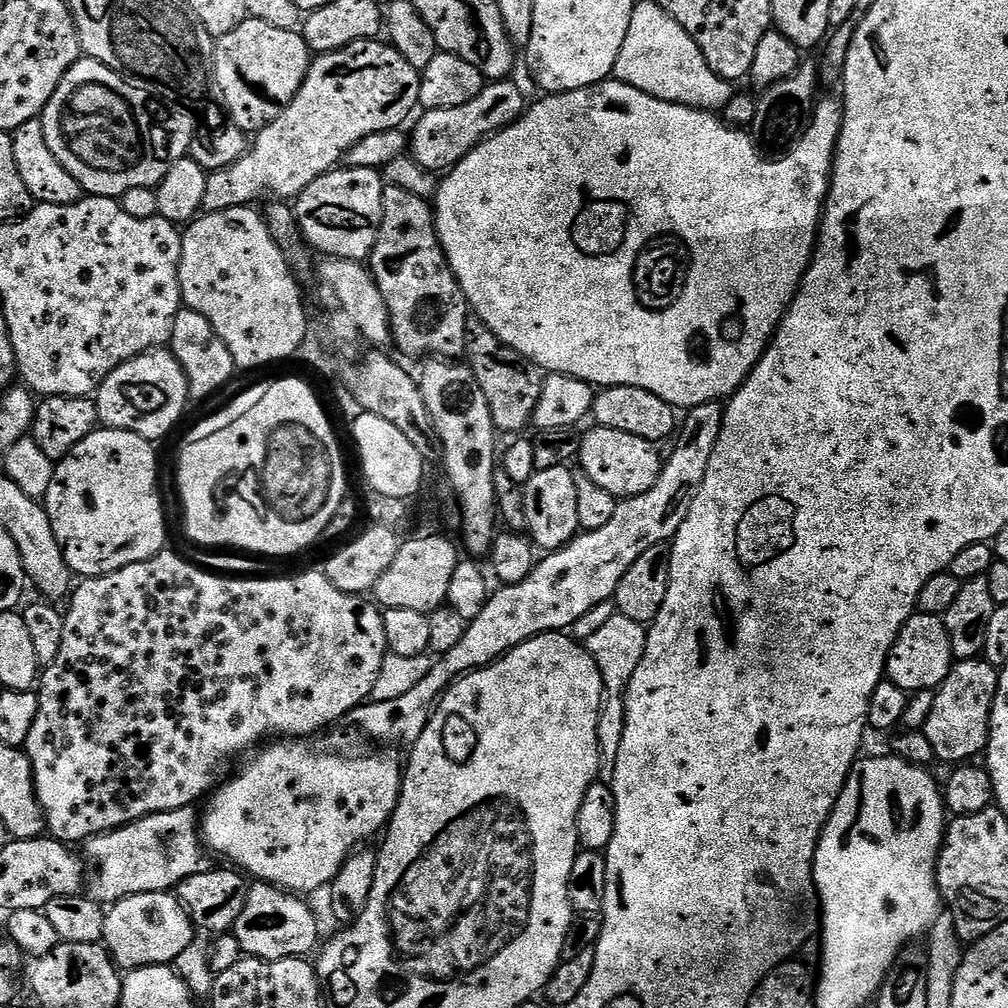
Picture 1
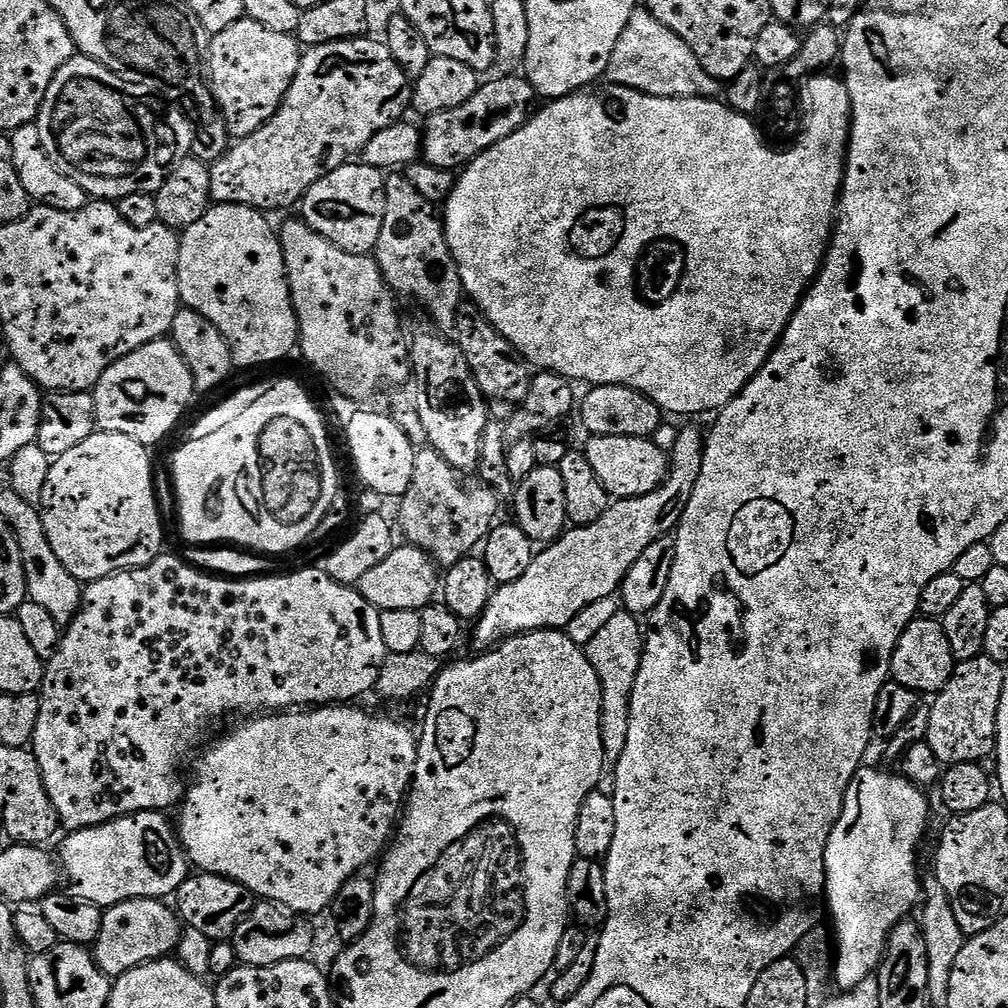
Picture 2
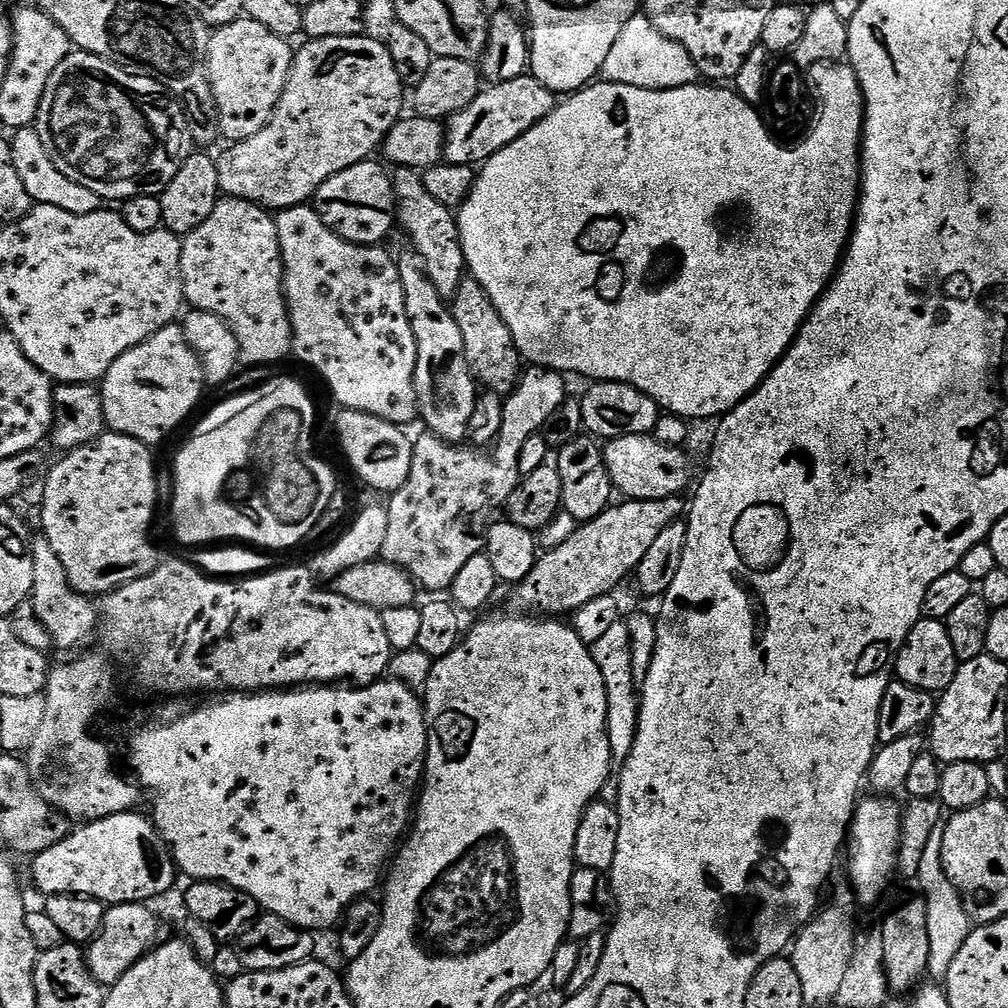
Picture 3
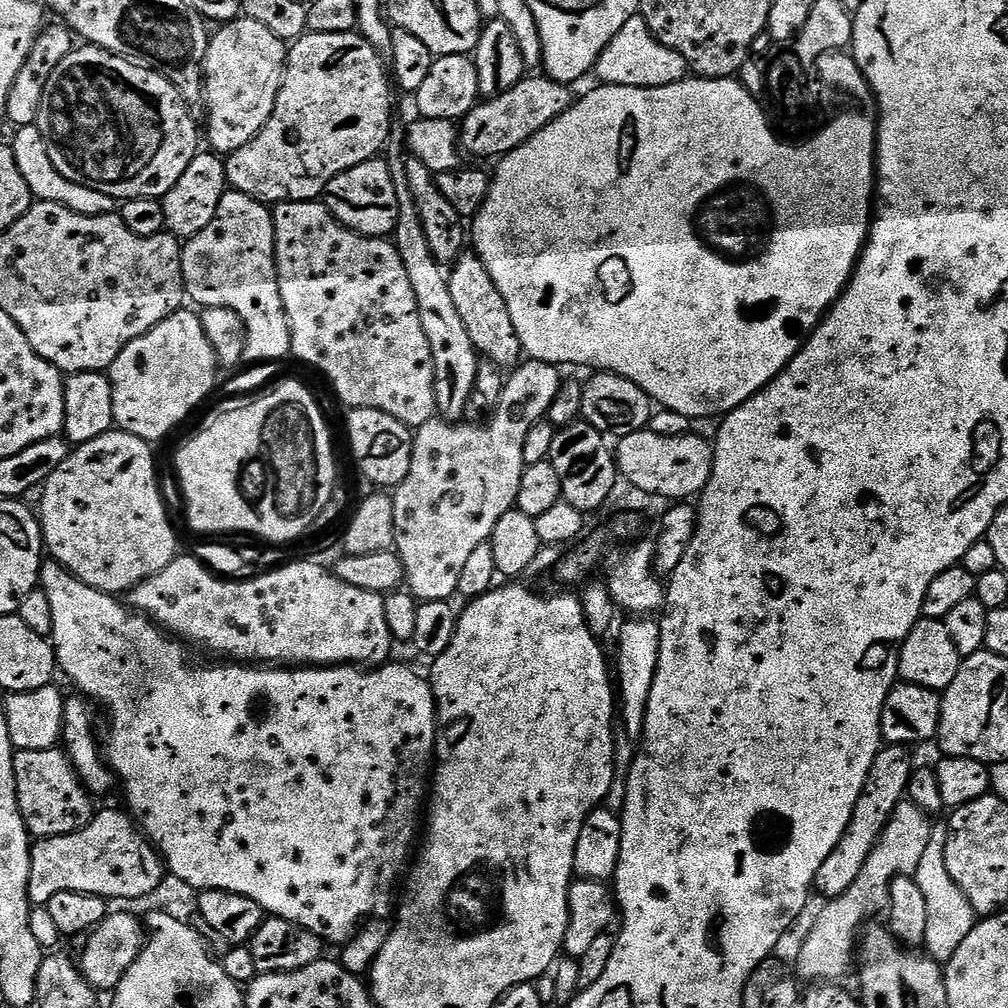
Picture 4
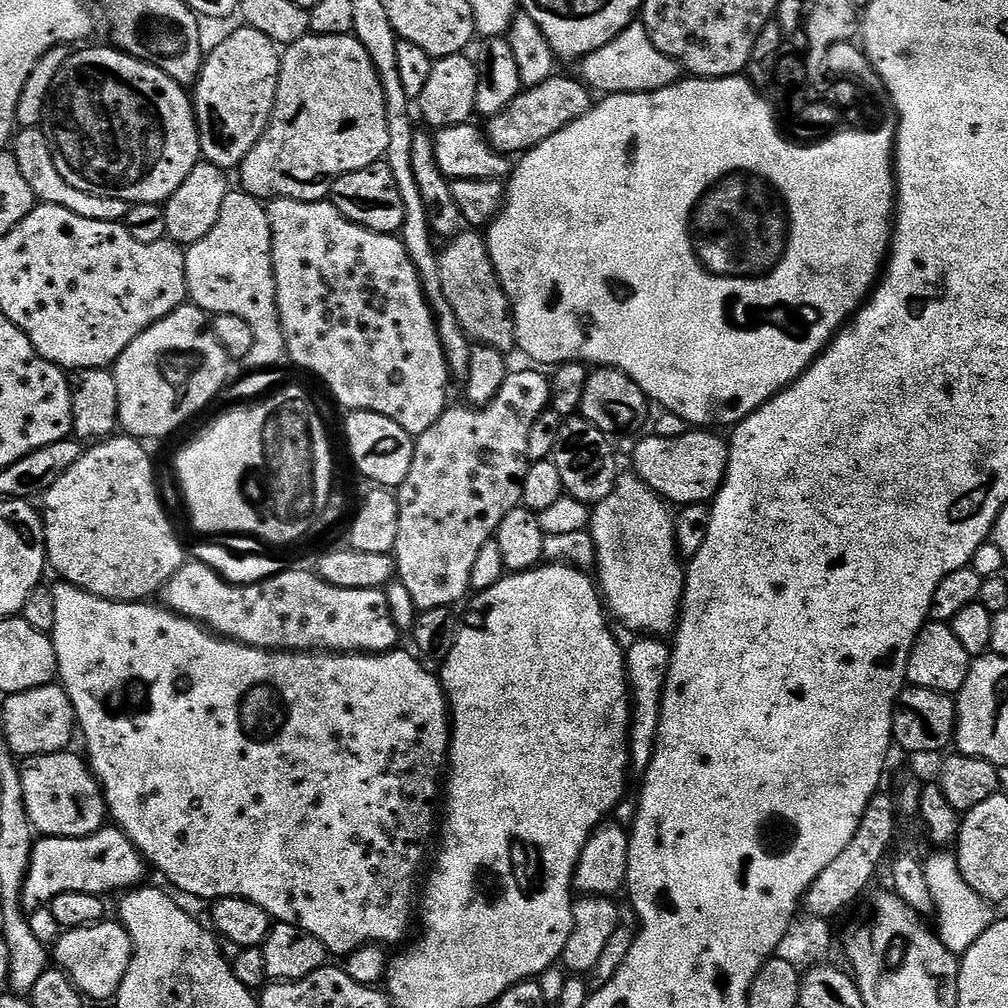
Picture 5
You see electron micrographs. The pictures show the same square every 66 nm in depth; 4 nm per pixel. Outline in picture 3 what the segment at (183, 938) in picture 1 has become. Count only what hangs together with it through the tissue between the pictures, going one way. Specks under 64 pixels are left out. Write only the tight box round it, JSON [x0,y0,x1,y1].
[86,903,161,986]

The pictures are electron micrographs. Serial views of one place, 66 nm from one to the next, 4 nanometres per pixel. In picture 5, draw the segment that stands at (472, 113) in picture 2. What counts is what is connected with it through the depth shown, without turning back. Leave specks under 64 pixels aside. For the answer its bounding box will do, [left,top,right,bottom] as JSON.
[486,74,594,154]

